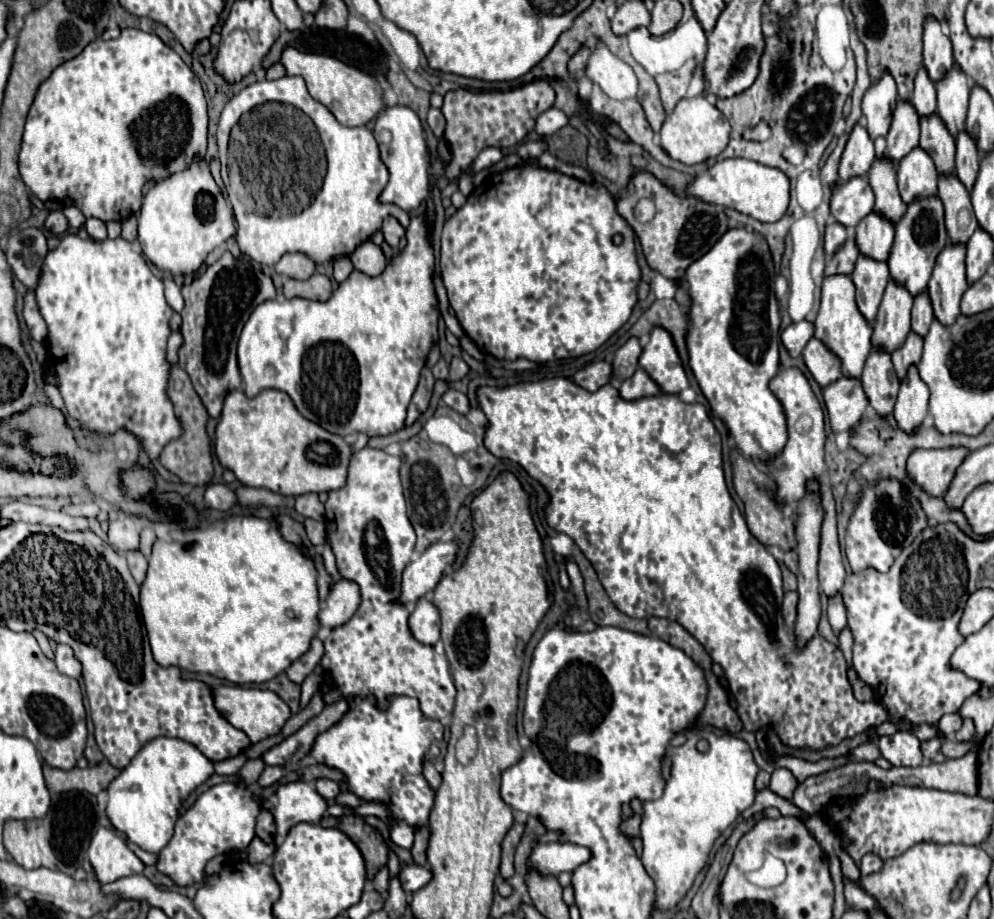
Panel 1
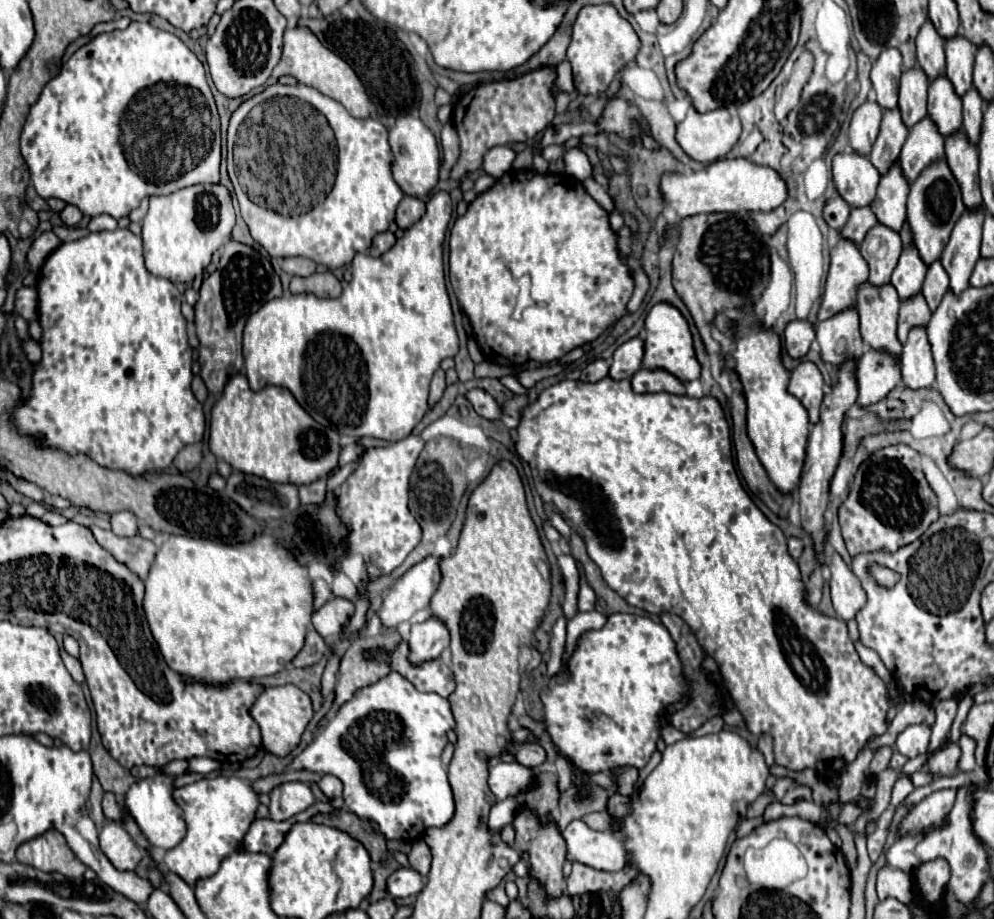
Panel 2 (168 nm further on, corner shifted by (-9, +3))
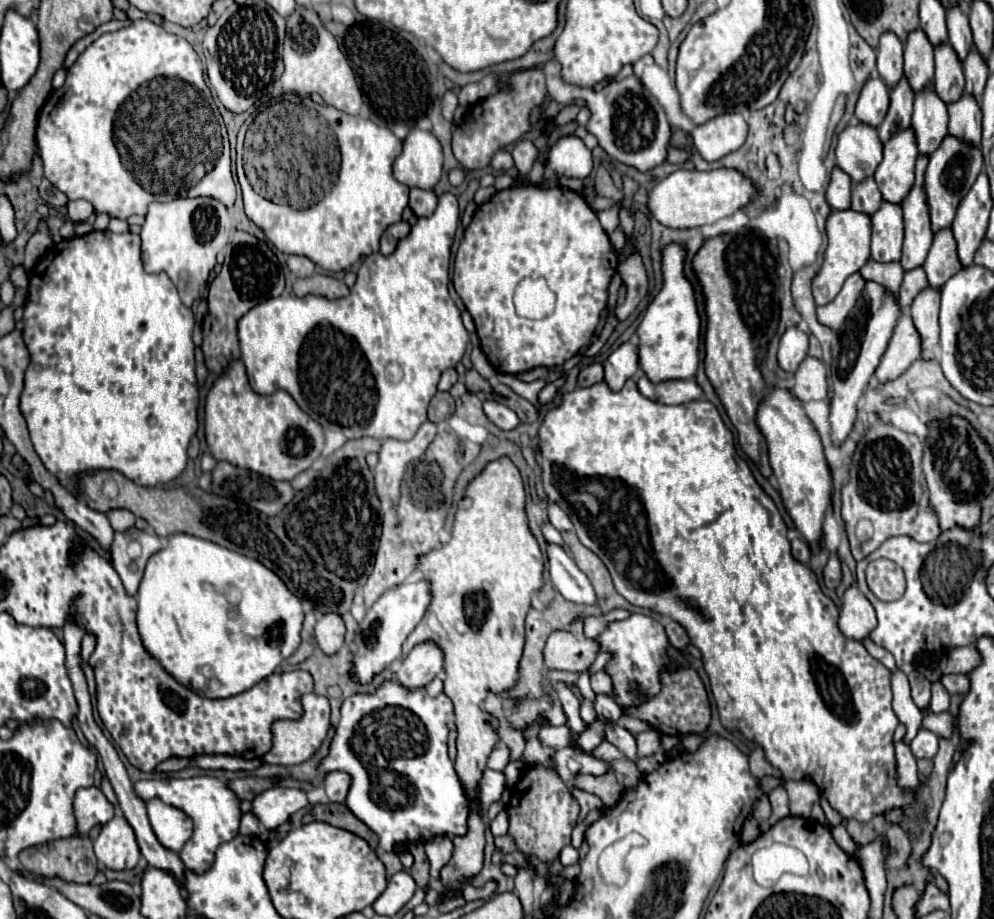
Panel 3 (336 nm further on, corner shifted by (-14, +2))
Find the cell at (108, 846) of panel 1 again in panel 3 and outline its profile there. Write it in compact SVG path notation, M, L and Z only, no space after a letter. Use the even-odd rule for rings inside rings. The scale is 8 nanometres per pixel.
M120 812L104 824L100 836L94 840L94 852L98 862L110 870L130 870L140 860L140 850L134 838L132 826Z

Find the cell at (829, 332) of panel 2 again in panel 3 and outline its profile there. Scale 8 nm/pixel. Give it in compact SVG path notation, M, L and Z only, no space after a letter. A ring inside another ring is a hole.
M852 274L846 284L842 286L840 294L826 306L818 306L818 322L828 326L830 330L840 330L842 322L848 318L850 310L854 308L854 302L858 300L858 294L862 294L862 286L866 282L862 280L860 274Z

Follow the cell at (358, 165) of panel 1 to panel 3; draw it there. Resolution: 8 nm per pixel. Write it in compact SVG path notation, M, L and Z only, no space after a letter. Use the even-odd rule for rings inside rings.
M316 104L316 110L336 132L342 154L338 184L324 196L322 202L308 210L292 210L290 206L272 204L254 192L244 172L243 151L245 135L255 119L255 113L245 121L237 134L236 171L246 216L280 252L302 254L326 272L340 272L348 270L360 258L378 252L382 232L390 224L400 222L402 210L408 206L410 190L392 176L392 162L402 152L402 140L396 138L394 132L374 124L372 120L336 110L330 104Z

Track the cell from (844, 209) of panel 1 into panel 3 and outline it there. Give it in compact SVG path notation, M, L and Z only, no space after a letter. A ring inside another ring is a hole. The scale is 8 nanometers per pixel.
M850 124L838 138L838 168L844 170L852 182L862 182L862 178L872 178L878 162L882 162L882 144L878 140L878 132L864 124Z

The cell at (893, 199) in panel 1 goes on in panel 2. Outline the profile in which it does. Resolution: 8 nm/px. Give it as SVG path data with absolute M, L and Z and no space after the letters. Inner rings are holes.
M899 107L883 109L881 131L869 153L869 161L877 167L879 173L885 173L885 169L889 169L889 165L893 165L893 161L899 159L901 145L905 143L907 133L909 133L909 129L905 127L905 123L901 119Z

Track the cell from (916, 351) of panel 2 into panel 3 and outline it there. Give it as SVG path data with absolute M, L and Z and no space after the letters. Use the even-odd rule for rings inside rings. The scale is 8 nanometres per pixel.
M926 288L920 292L910 308L914 326L922 340L922 360L934 360L934 348L938 344L938 306L940 292L934 288Z

